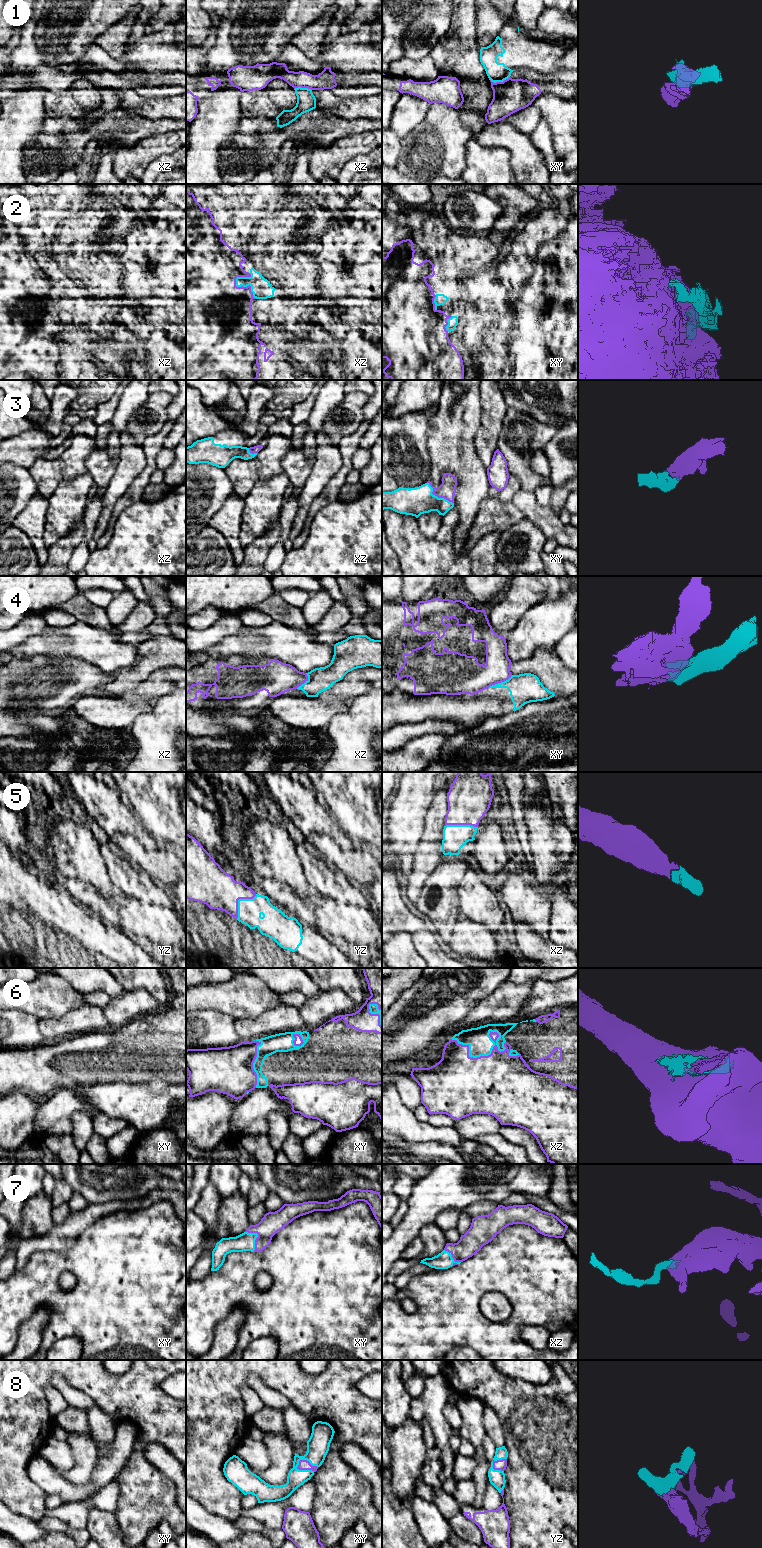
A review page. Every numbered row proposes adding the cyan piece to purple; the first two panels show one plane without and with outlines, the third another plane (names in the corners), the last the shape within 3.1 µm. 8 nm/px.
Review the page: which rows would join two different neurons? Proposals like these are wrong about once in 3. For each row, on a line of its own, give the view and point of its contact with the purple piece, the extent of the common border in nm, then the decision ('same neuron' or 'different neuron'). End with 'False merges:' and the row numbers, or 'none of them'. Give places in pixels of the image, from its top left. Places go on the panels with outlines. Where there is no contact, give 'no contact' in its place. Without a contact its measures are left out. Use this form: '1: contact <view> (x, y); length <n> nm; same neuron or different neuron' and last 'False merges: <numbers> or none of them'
1: contact xy (499, 82); length 160 nm; different neuron
2: contact xz (245, 287); length 240 nm; same neuron
3: contact xy (437, 496); length 280 nm; same neuron
4: contact xy (500, 682); length 220 nm; different neuron
5: contact yz (238, 899); length 260 nm; same neuron
6: contact xz (477, 1057); length 460 nm; same neuron
7: contact xy (257, 1237); length 180 nm; same neuron
8: contact xy (304, 1460); length 180 nm; same neuron
False merges: 1, 4

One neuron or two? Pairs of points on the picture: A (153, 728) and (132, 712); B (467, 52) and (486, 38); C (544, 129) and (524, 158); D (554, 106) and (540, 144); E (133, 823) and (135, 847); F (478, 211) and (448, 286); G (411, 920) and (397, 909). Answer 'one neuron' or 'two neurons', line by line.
A: two neurons
B: two neurons
C: two neurons
D: two neurons
E: two neurons
F: two neurons
G: one neuron

